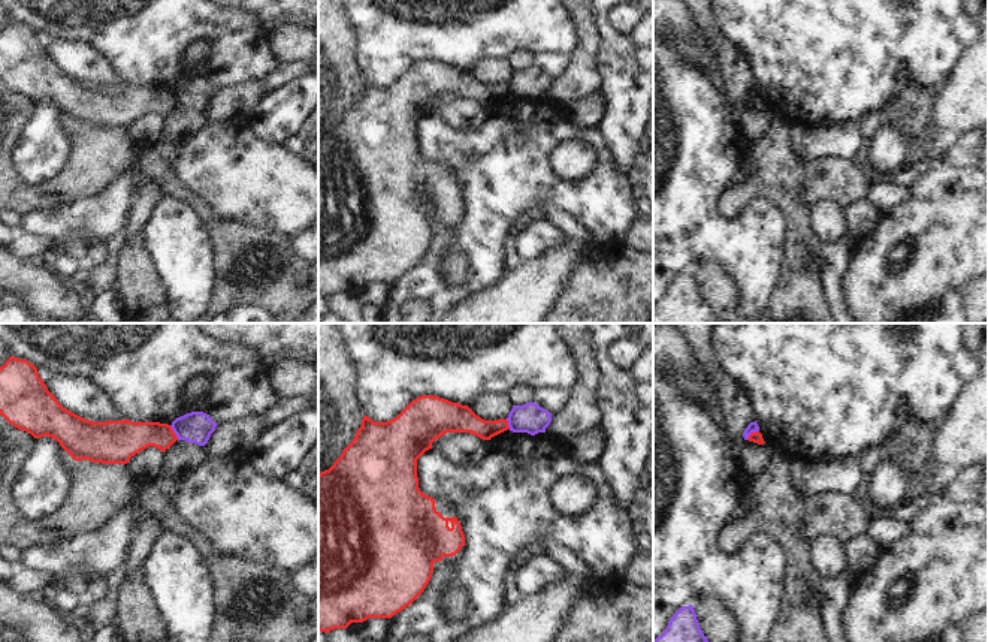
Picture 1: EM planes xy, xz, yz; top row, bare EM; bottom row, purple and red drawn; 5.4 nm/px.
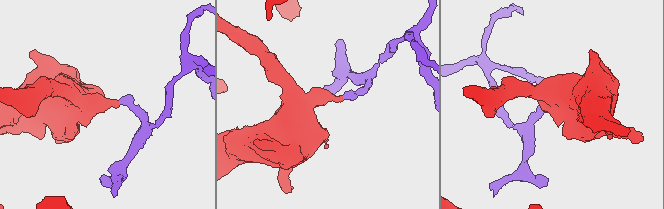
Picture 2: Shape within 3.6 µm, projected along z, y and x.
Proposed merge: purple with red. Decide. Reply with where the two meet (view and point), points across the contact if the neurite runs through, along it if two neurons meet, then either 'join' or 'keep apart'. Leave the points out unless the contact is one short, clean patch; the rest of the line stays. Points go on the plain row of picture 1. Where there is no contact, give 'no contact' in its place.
meets purple in xy at (174, 96); border along xy (169, 90), (178, 104); keep apart

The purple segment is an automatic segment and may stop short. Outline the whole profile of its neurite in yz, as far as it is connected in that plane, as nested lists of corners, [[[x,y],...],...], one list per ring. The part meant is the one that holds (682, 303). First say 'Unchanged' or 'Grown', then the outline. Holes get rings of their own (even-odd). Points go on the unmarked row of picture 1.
Unchanged. [[[683,271],[653,305],[653,323],[719,323],[700,293],[694,271]]]

